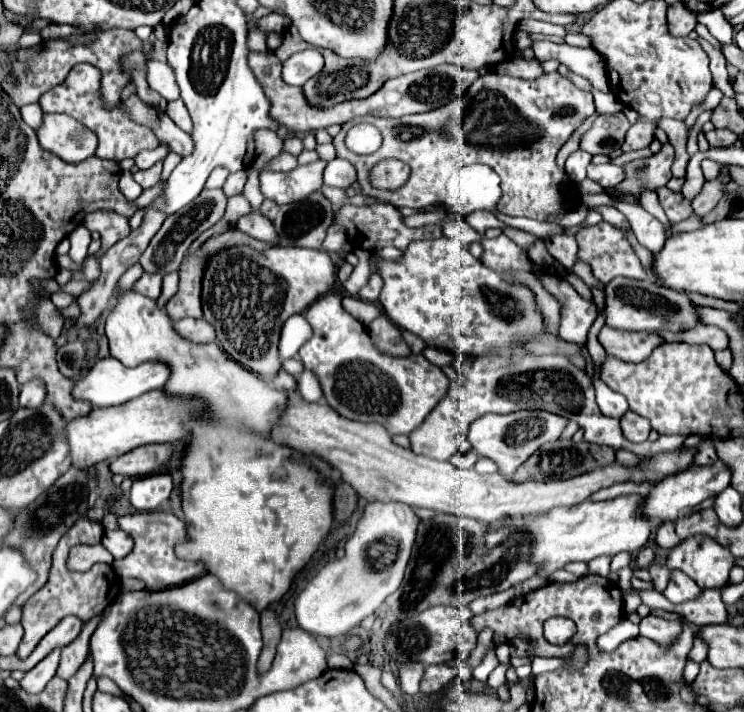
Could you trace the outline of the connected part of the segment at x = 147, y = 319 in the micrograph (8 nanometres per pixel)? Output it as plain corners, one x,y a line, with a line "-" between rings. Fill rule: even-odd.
118,289
116,291
114,305
112,305
110,315
106,319
106,337
108,337
108,343
110,343
110,355
116,357
118,361
122,361
128,367
136,367
136,365
140,365
144,361
168,361
168,365
172,365
172,377
168,379
168,385
164,385
166,393
200,397
212,409
214,417
216,417
214,421
204,421
204,423
192,423
190,425
194,435
192,435
188,453
184,455
182,467
180,467
180,473
182,473
182,511
184,511
184,517
186,517
186,523
188,523
188,543
178,545
176,547
176,555
178,557
186,557
186,559
194,559
194,561
204,561
208,565
208,571
216,573
216,577
220,577
220,581
222,581
222,585
226,589
232,589
232,591
240,593
240,598
250,603
254,609
258,609
258,611
266,609
272,601
278,601
290,589
290,581
310,561
310,557
314,555
316,547
330,533
332,523
334,523
334,517
332,517
332,495
334,495
334,489
332,489
332,485
330,483
326,485
322,481
322,477
314,469
310,469
308,465
294,463
292,459
286,459
288,457
286,453
290,453
288,447
274,445
272,441
260,437
260,433
266,433
272,427
272,423
276,421
276,417
280,415
280,411
282,411
282,407
286,403
286,395
276,391
276,389
272,389
270,385
266,385
264,381
254,377
252,373
248,373
240,363
232,361
216,343
194,343
194,341
188,341
186,337
182,337
180,333
176,333
174,321
168,317
168,313
164,309
160,309
154,299
148,299
148,297
140,295
140,293
136,293
134,289

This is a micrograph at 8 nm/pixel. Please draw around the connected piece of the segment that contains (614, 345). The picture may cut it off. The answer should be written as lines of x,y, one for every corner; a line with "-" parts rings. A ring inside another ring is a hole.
608,325
602,327
598,341
602,343
608,355
630,363
644,361
656,347
664,343
664,339
658,333
646,333
646,331
630,333
630,331
608,329

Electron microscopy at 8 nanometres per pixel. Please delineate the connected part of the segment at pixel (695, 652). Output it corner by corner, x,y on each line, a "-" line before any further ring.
696,635
696,637
694,637
694,647
690,649
688,657
694,659
696,663
700,663
700,661
706,659
706,655
708,655
708,645
706,645
706,641
704,641
700,635

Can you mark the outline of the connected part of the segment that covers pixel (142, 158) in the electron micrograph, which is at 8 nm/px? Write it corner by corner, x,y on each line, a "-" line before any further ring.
156,147
156,149
144,149
140,151
134,161
136,161
136,167
138,169
150,169
158,159
164,159
166,157
166,149
164,147

